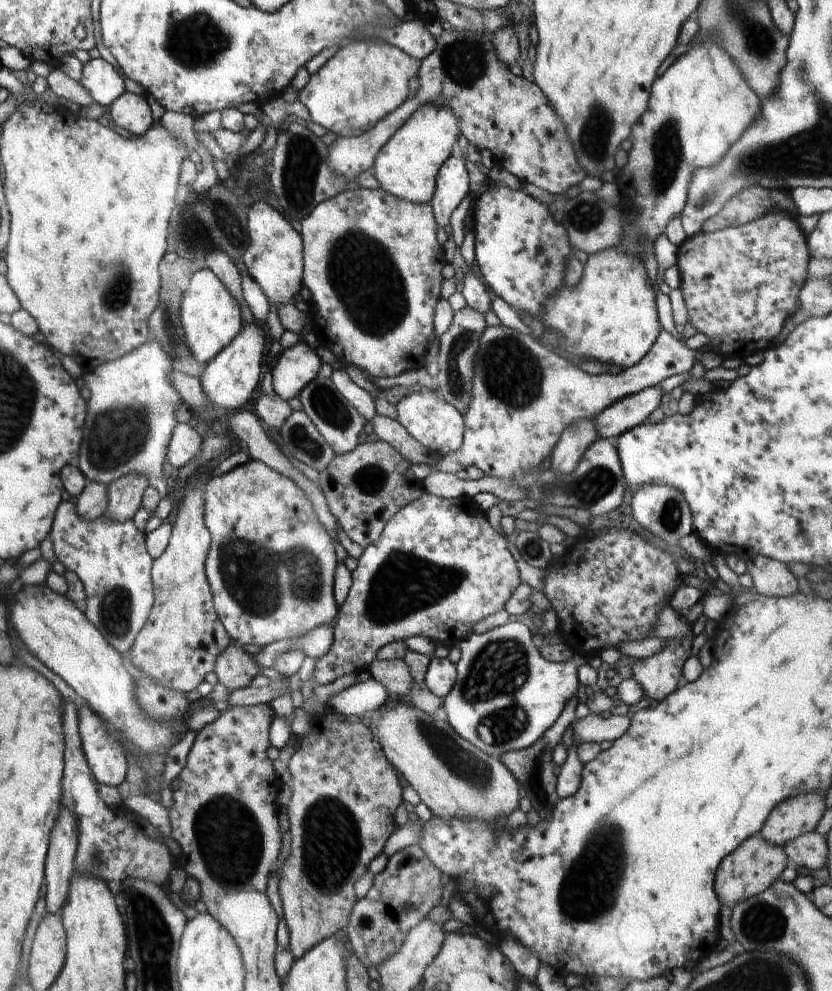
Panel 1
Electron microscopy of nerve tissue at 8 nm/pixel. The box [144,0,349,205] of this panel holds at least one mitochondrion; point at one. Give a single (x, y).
(195, 41)

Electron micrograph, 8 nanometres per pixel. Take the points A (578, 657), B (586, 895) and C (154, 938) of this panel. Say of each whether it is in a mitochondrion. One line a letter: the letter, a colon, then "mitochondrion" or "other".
A: other
B: mitochondrion
C: mitochondrion

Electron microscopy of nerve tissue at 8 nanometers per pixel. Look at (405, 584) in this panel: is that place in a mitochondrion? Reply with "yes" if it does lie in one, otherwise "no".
yes

